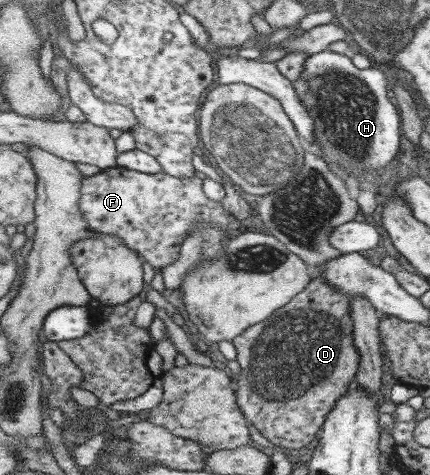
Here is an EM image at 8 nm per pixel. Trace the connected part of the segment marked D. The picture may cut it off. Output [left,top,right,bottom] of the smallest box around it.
[232,276,360,451]

